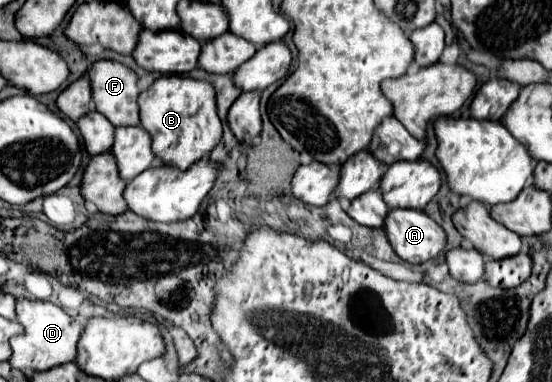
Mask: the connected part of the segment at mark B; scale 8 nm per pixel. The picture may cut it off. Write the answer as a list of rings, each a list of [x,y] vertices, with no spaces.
[[[180,75],[158,77],[138,97],[140,125],[152,137],[152,149],[168,165],[186,171],[198,157],[208,155],[222,139],[222,123],[216,113],[216,91],[208,81],[196,81]]]

